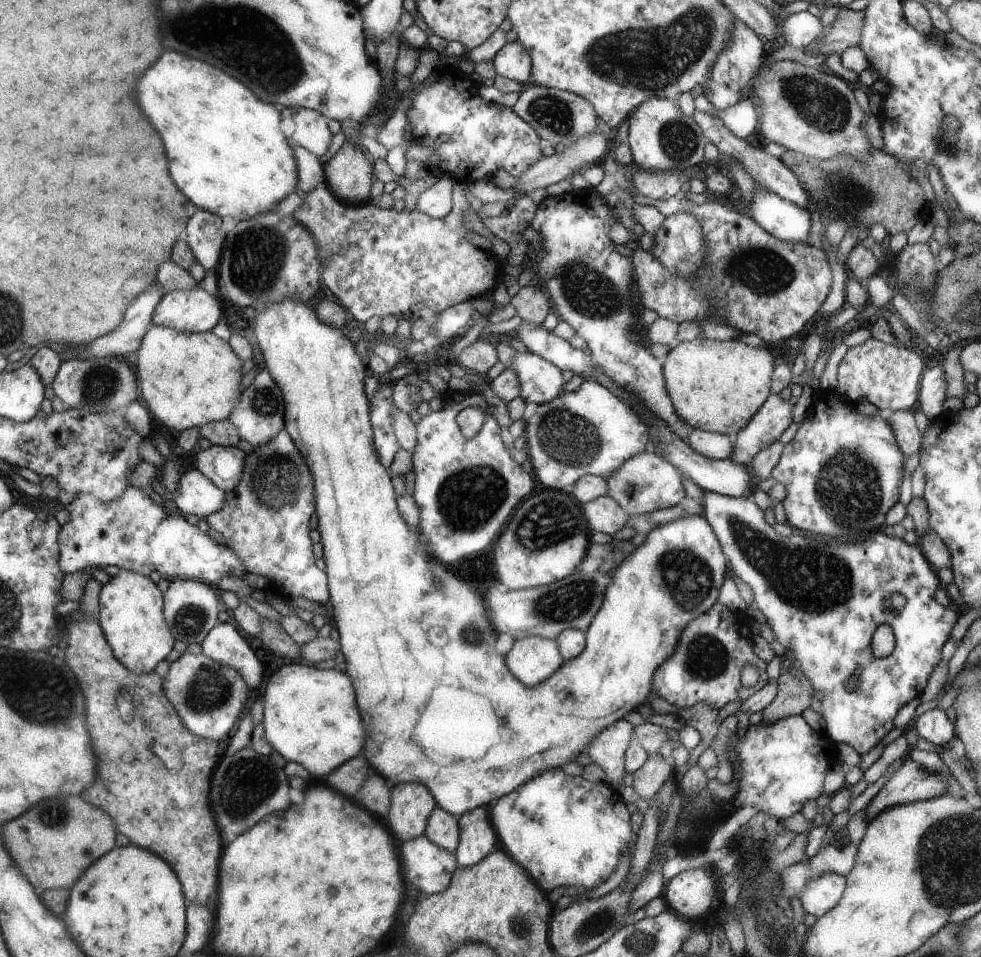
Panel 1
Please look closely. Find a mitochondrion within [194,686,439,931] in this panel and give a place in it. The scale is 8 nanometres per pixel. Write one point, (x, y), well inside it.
(243, 785)

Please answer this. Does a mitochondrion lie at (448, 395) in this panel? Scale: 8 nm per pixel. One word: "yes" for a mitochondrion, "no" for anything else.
no

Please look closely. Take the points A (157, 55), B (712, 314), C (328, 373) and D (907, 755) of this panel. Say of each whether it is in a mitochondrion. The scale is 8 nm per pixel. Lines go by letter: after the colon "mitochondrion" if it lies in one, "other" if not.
A: other
B: other
C: other
D: other

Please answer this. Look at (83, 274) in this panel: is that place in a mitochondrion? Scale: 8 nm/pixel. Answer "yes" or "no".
no

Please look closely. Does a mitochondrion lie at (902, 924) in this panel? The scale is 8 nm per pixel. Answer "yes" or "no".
no

